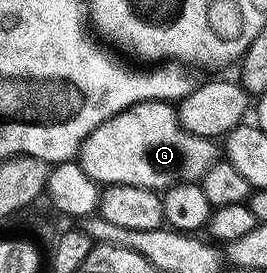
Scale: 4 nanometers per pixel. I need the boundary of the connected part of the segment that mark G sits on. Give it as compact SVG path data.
M167 100L138 102L119 114L114 114L95 128L95 131L83 141L77 161L81 168L94 182L103 186L113 184L137 184L141 188L160 192L175 186L178 182L198 182L205 171L217 160L217 146L205 136L193 136L193 132L185 132L179 123L176 107Z

